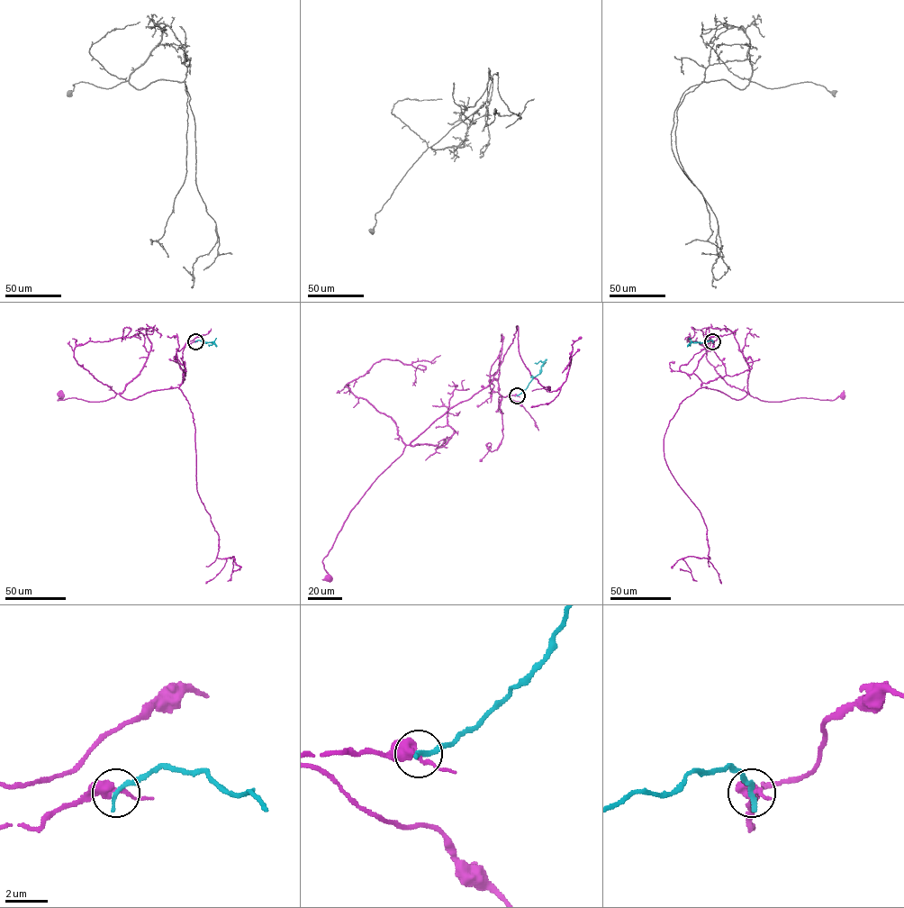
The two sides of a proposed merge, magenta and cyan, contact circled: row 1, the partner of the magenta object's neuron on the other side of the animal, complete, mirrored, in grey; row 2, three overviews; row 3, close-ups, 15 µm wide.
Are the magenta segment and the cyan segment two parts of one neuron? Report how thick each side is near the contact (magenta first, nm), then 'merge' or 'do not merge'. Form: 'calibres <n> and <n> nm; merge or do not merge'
calibres 400 and 280 nm; do not merge

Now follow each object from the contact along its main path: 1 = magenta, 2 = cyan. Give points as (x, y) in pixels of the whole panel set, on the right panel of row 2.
1: (712, 341), (693, 372), (701, 387), (736, 399), (747, 394), (781, 402), (843, 395)
2: (712, 341), (691, 342), (690, 346)

